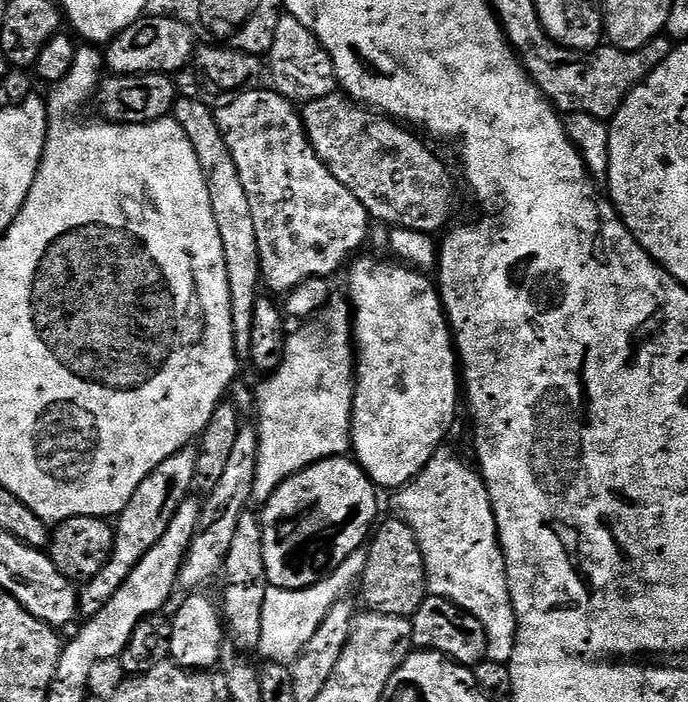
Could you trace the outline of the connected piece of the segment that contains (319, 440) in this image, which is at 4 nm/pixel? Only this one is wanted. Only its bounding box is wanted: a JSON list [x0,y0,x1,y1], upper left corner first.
[252,294,356,506]

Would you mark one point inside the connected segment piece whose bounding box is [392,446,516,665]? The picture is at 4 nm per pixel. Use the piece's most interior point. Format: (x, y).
(447, 505)

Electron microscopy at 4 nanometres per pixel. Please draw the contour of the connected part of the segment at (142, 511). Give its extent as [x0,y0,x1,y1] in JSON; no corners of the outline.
[78,446,197,618]

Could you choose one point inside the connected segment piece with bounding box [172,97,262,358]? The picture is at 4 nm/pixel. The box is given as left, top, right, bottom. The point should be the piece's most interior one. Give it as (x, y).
(228, 199)

